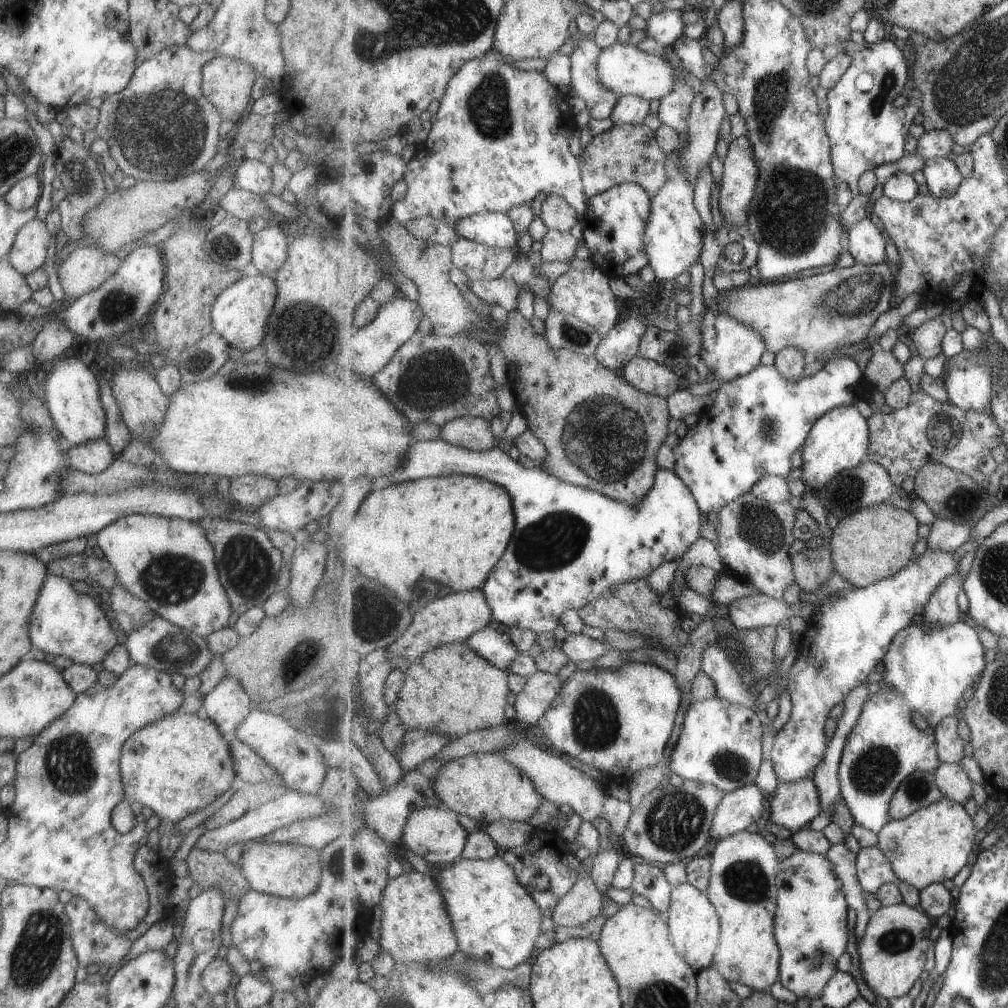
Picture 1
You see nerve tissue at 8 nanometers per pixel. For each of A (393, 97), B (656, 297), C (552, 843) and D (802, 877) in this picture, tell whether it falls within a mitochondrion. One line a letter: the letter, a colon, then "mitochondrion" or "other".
A: other
B: other
C: other
D: other

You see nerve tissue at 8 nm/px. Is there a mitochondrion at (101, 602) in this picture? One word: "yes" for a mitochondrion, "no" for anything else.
no

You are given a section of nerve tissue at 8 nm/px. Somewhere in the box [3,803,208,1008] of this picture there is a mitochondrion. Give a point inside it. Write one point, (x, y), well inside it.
(37, 952)

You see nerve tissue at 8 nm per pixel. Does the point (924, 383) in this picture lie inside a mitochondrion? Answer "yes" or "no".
no

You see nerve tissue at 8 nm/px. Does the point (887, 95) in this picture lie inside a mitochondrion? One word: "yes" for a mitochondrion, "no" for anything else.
yes

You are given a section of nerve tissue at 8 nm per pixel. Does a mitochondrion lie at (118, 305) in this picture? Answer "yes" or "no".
yes

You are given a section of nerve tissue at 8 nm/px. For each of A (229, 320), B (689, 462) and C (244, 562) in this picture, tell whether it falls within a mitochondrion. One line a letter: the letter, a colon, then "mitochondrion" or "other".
A: other
B: other
C: mitochondrion

